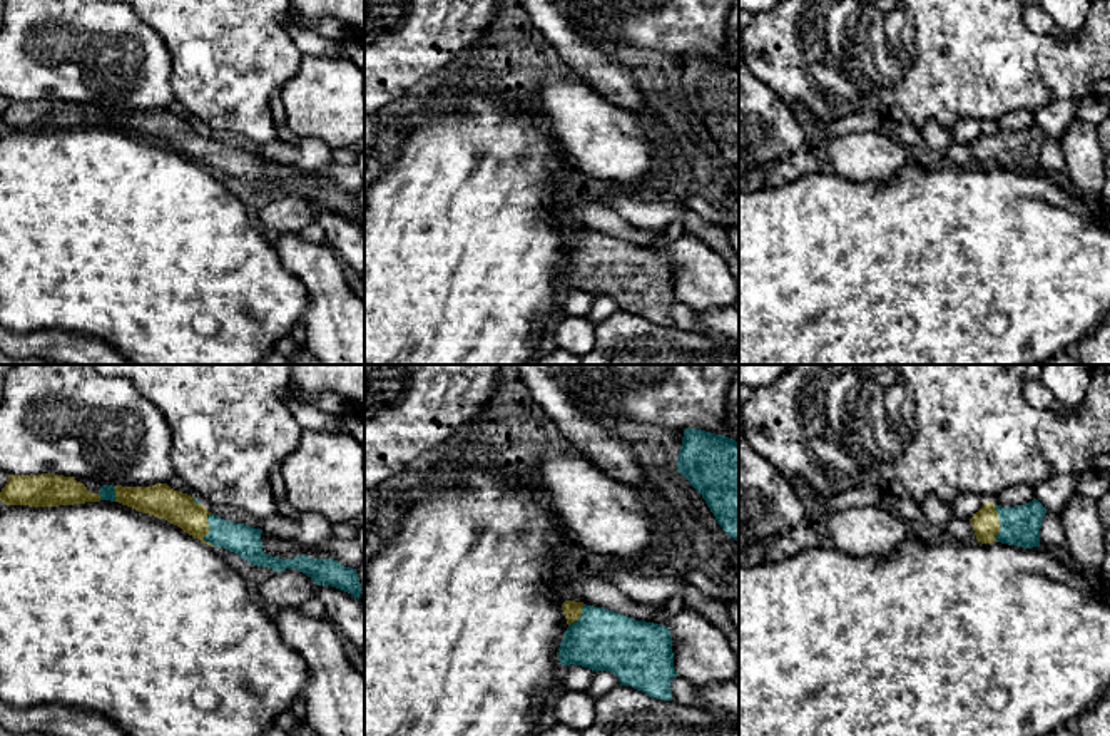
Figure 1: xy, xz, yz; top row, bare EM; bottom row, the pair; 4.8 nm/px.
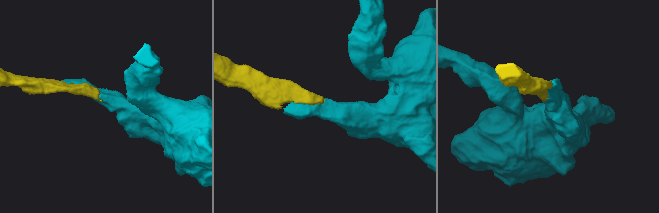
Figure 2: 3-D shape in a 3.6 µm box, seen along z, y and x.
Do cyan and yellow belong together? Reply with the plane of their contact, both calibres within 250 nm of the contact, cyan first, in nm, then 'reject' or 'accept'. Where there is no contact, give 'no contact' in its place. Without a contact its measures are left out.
meets cyan in xy; 150 nm thick on the cyan side, 160 nm on the other; accept

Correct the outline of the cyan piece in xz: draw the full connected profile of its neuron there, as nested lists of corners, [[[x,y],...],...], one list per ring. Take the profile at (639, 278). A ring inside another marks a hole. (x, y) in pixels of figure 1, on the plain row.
[[[565,226],[562,236],[568,249],[558,273],[562,291],[610,296],[619,303],[620,311],[632,311],[650,323],[672,326],[670,306],[677,298],[669,253],[575,226]]]

